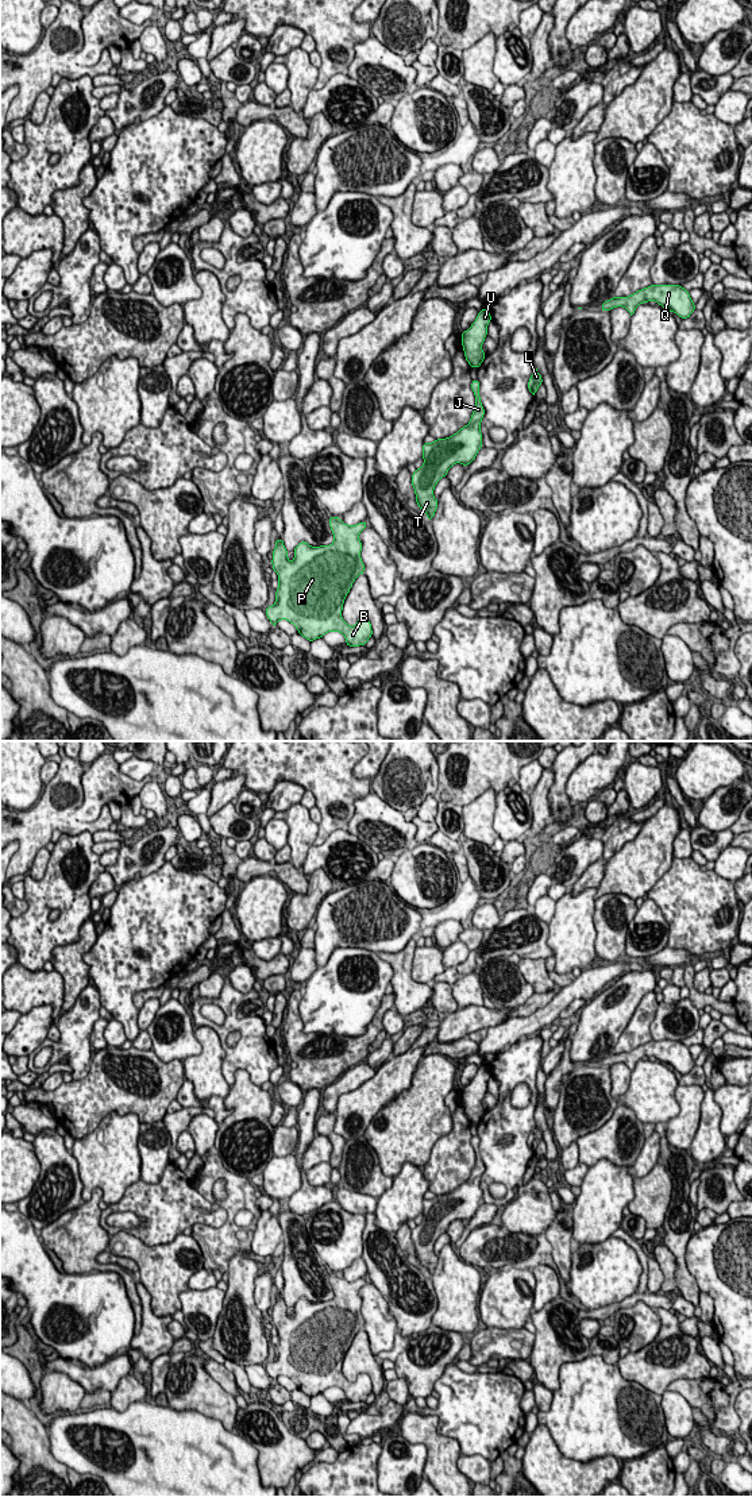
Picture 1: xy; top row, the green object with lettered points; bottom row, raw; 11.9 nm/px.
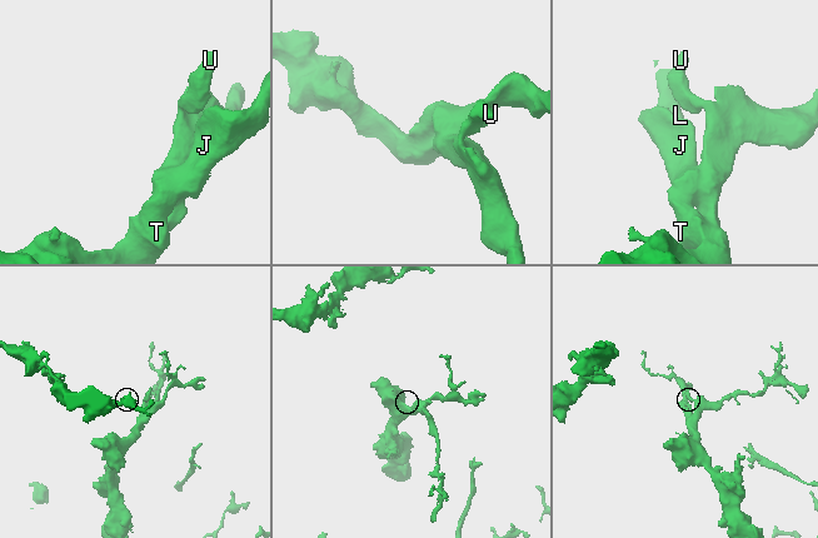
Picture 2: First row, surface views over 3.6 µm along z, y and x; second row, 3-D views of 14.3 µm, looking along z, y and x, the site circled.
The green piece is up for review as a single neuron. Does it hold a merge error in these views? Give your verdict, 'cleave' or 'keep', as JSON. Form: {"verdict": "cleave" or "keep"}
{"verdict": "keep"}

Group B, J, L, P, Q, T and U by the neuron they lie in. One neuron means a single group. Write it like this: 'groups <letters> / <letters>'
groups B J L P Q T U

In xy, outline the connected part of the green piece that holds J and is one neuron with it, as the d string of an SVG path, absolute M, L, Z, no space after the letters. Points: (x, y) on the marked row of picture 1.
M479 381L471 382L471 390L475 396L475 408L467 425L446 439L437 439L433 443L423 444L424 463L412 474L412 486L416 494L416 502L432 520L439 501L433 497L437 482L447 475L448 470L460 463L468 466L482 448L481 423L485 416L479 397Z

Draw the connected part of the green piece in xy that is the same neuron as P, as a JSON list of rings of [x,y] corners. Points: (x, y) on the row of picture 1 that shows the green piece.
[[[331,516],[329,526],[335,539],[332,544],[311,547],[308,543],[301,541],[294,548],[294,559],[292,562],[288,559],[282,539],[275,540],[271,567],[278,575],[277,599],[273,606],[266,607],[265,613],[274,626],[279,620],[289,621],[308,641],[320,638],[328,632],[340,632],[346,637],[348,647],[366,645],[373,636],[370,621],[359,618],[354,626],[350,626],[343,620],[342,610],[352,583],[365,572],[359,535],[365,530],[367,522],[350,526],[340,517]]]

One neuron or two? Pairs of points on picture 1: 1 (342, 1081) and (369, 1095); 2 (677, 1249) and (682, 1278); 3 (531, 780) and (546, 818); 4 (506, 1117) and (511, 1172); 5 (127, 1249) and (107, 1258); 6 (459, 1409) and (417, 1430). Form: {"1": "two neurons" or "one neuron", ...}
{"1": "two neurons", "2": "one neuron", "3": "two neurons", "4": "one neuron", "5": "two neurons", "6": "two neurons"}

